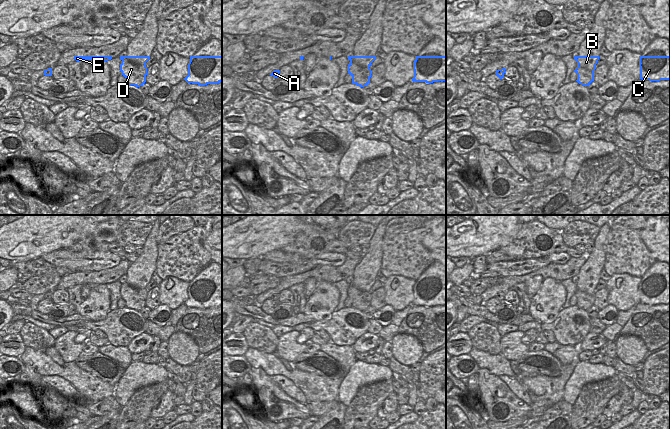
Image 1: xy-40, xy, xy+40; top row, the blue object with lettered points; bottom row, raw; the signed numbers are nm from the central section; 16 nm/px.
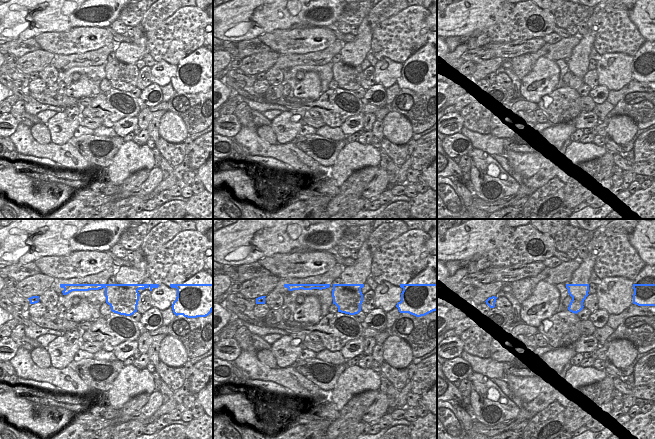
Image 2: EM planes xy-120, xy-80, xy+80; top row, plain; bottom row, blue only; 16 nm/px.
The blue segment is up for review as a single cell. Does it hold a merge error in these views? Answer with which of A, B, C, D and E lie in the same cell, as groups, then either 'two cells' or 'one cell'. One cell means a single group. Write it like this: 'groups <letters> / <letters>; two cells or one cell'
groups A C D E / B; two cells

